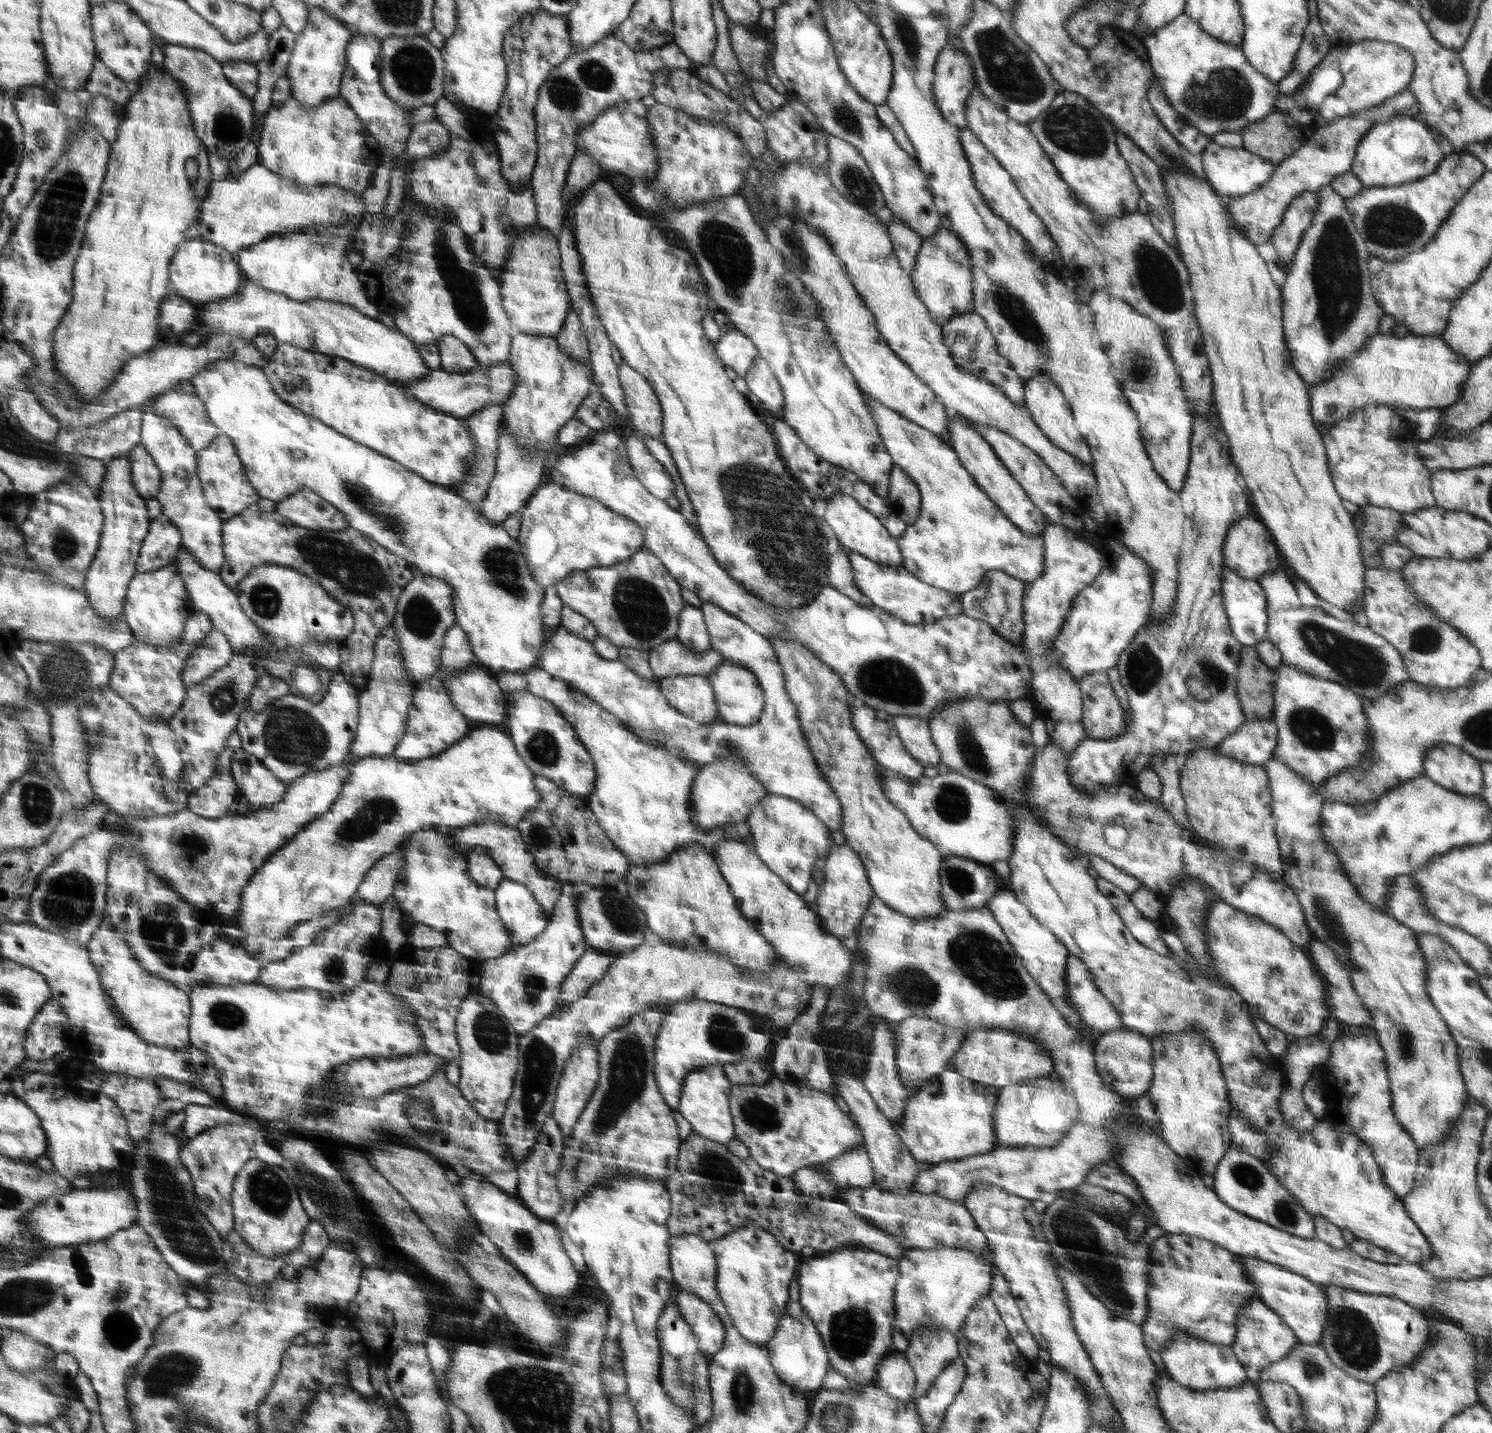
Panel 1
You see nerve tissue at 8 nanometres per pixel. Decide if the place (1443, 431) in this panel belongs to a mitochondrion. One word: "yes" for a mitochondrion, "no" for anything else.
no

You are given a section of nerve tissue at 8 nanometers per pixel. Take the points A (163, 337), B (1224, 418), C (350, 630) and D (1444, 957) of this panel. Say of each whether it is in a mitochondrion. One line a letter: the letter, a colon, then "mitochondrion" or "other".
A: other
B: other
C: other
D: mitochondrion

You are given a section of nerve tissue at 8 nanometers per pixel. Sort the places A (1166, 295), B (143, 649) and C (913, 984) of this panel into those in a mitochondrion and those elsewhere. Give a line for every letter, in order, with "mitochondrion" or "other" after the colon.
A: mitochondrion
B: other
C: mitochondrion

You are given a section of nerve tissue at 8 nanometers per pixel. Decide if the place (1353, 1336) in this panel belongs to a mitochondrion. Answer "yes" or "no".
yes

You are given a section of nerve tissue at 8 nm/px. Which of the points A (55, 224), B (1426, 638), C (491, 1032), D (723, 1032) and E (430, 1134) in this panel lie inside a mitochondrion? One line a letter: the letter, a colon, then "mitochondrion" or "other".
A: mitochondrion
B: mitochondrion
C: mitochondrion
D: mitochondrion
E: other

